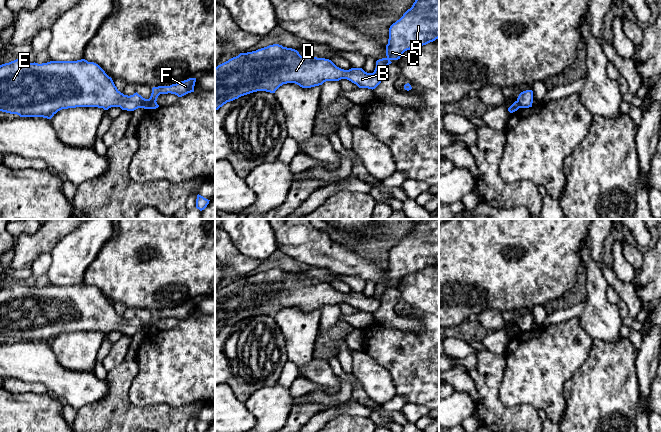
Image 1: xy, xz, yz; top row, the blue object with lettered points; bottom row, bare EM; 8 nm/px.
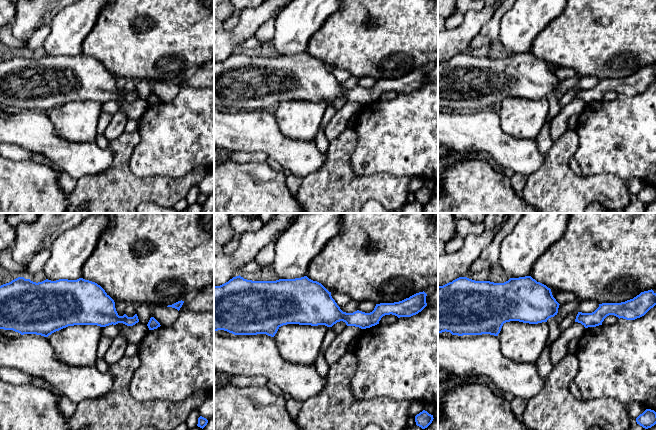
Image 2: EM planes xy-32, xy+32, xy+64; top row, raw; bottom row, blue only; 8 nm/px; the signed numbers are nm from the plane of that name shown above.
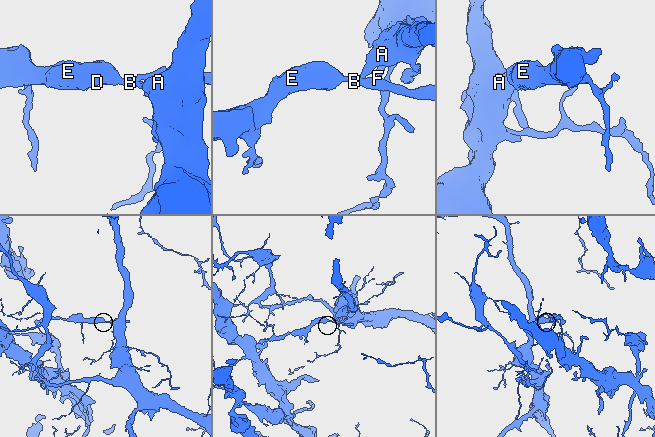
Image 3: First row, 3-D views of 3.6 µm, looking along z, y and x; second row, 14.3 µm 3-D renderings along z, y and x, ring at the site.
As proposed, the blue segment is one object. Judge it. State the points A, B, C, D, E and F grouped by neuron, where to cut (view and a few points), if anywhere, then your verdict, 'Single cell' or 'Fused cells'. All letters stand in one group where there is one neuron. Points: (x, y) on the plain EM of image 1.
Groups: A C / B D E F. Split along xz (373, 296), (379, 300). Fused cells

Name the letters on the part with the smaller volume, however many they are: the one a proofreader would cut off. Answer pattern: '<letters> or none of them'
B, D, E, F

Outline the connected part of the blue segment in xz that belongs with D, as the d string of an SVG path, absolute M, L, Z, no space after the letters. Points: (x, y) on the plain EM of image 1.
M279 268L269 269L256 275L240 277L215 292L215 335L227 326L253 316L275 317L283 308L295 307L302 312L311 312L322 309L326 305L339 305L341 303L347 303L359 312L372 314L381 307L379 299L367 297L362 292L344 294L337 291L329 283L305 281L301 280L295 273Z

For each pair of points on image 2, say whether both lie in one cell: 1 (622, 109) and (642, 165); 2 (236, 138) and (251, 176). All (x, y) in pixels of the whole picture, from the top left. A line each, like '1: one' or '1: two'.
1: one
2: two

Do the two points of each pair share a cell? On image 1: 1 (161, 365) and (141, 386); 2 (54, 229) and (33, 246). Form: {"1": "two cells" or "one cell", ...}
{"1": "one cell", "2": "one cell"}

